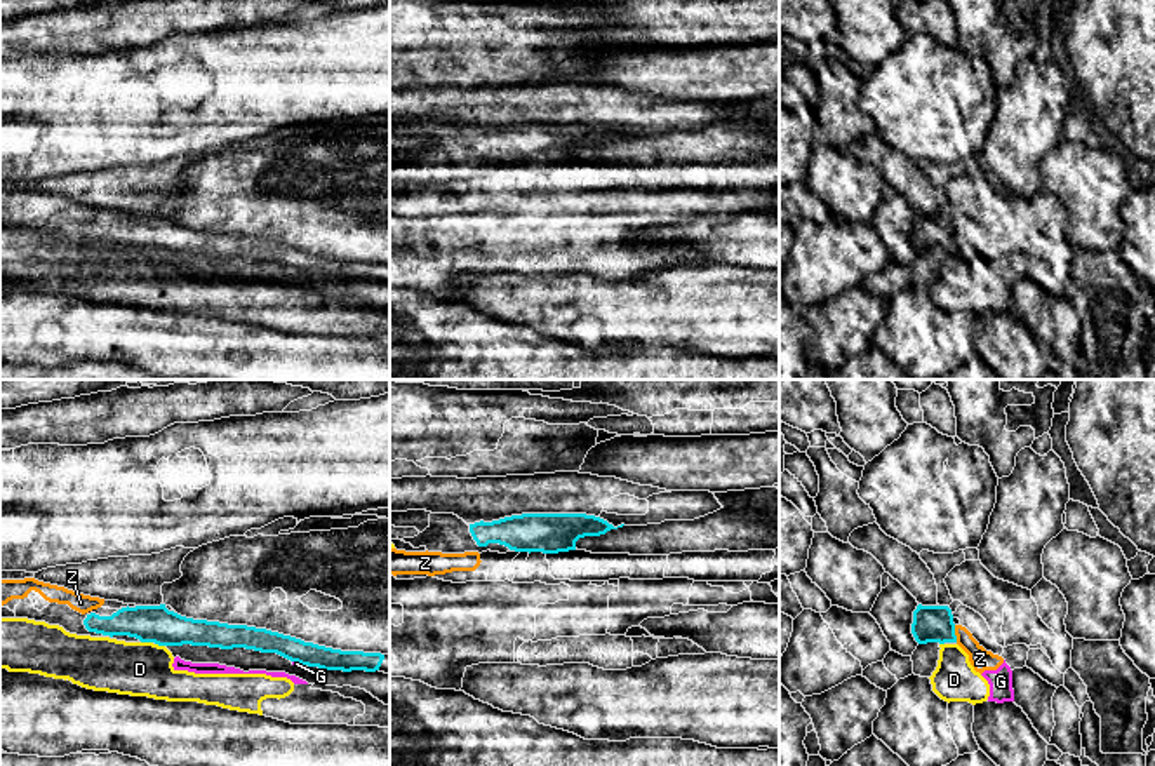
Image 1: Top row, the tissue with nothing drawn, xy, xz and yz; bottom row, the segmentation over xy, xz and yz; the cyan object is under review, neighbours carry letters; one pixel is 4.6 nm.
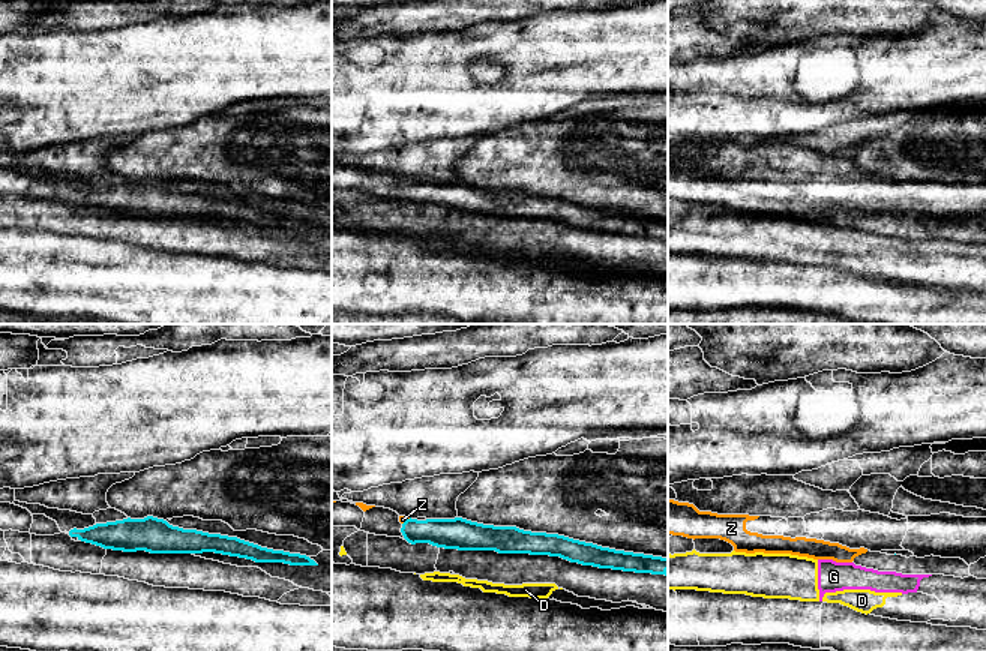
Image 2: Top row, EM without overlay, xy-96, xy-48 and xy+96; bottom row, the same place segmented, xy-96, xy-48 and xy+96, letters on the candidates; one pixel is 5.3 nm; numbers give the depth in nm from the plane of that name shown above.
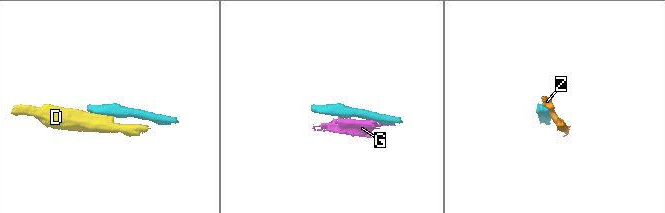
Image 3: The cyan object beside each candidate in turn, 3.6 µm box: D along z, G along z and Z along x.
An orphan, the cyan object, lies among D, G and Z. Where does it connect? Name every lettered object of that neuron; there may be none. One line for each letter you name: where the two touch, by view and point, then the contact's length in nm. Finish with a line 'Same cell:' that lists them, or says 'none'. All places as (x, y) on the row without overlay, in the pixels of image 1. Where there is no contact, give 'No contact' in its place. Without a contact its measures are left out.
Z: Touches cyan at yz (954, 244). Shared border 80 nm
Same cell: Z

